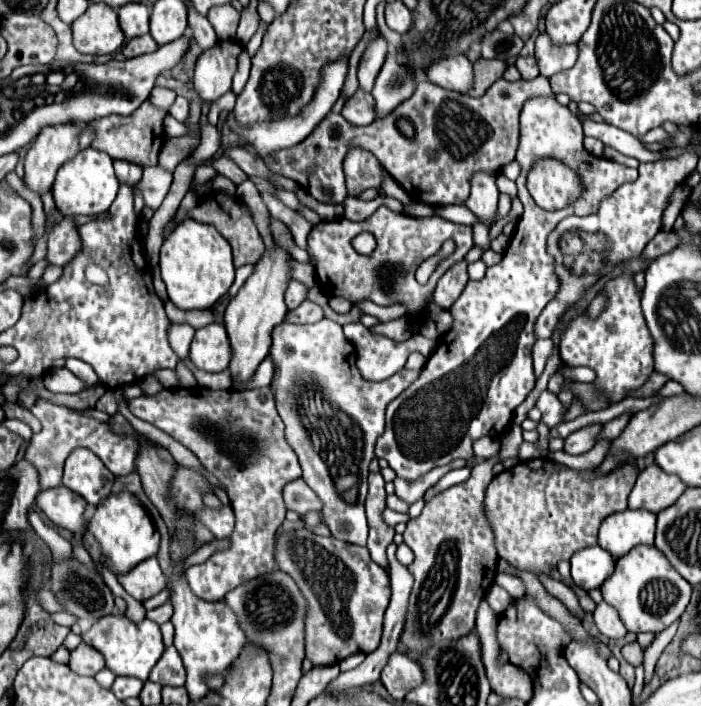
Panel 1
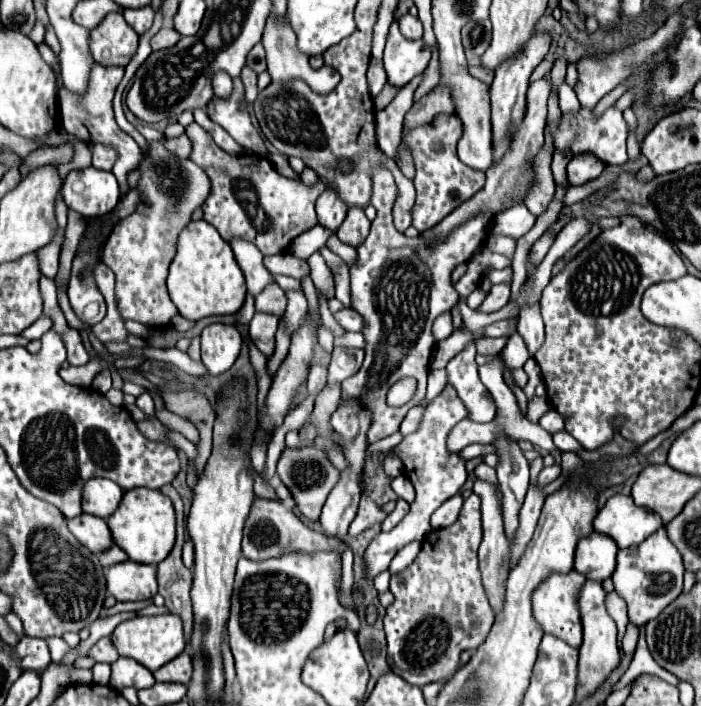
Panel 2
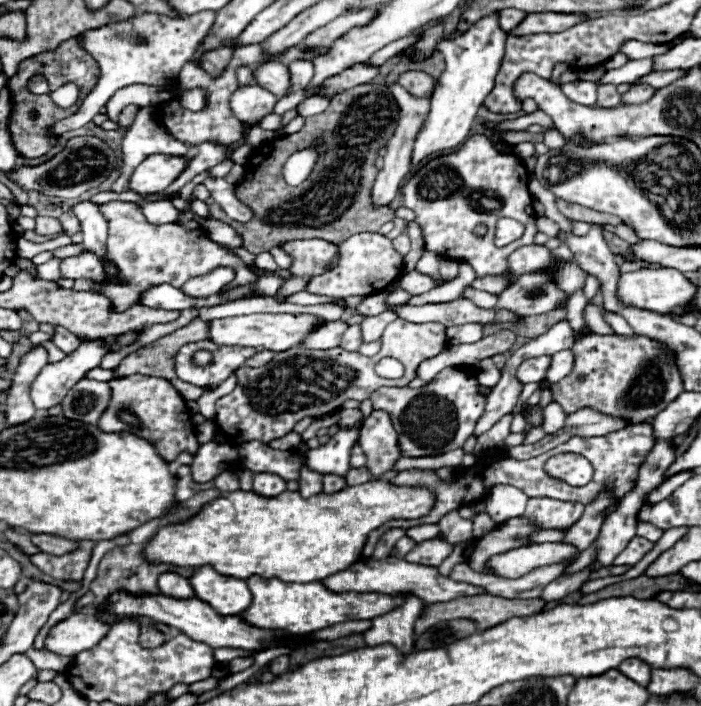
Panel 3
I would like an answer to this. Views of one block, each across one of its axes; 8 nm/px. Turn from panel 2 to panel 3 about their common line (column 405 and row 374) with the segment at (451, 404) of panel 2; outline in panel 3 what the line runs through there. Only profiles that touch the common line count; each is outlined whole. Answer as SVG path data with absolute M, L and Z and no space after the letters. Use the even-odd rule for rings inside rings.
M540 356L540 358L534 358L534 360L526 360L524 364L520 364L516 376L522 384L540 382L540 380L546 378L546 370L550 368L550 362L552 362L550 356ZM450 366L450 368L444 368L442 372L438 372L438 376L424 388L378 388L378 392L374 392L374 396L370 396L370 400L372 400L374 410L384 410L390 414L392 424L398 432L400 450L404 456L412 456L412 458L436 456L436 454L462 446L468 440L468 436L474 432L474 426L484 410L484 398L478 394L476 376L470 372L458 370L456 366Z

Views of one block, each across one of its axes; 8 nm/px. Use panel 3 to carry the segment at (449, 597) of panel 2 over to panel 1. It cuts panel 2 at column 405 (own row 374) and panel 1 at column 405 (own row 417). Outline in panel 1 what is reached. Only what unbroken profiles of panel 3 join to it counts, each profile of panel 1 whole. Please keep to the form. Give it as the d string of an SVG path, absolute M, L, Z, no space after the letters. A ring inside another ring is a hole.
M498 456L476 464L466 482L432 498L422 514L406 526L404 542L414 552L414 562L408 566L414 576L414 586L400 644L414 662L440 640L458 640L476 628L476 610L498 572L494 534L484 510L484 490L492 480L496 458Z

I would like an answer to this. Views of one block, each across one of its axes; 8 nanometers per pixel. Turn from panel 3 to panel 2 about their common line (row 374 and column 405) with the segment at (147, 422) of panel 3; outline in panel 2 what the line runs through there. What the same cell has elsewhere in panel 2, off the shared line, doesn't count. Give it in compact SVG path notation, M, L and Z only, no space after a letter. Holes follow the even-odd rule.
M438 114L428 126L418 126L416 130L404 132L402 140L408 146L414 166L416 166L416 202L412 212L412 226L418 232L430 230L442 218L446 218L456 206L472 198L484 186L484 172L472 170L462 164L456 156L456 144L460 140L460 118L456 114Z

